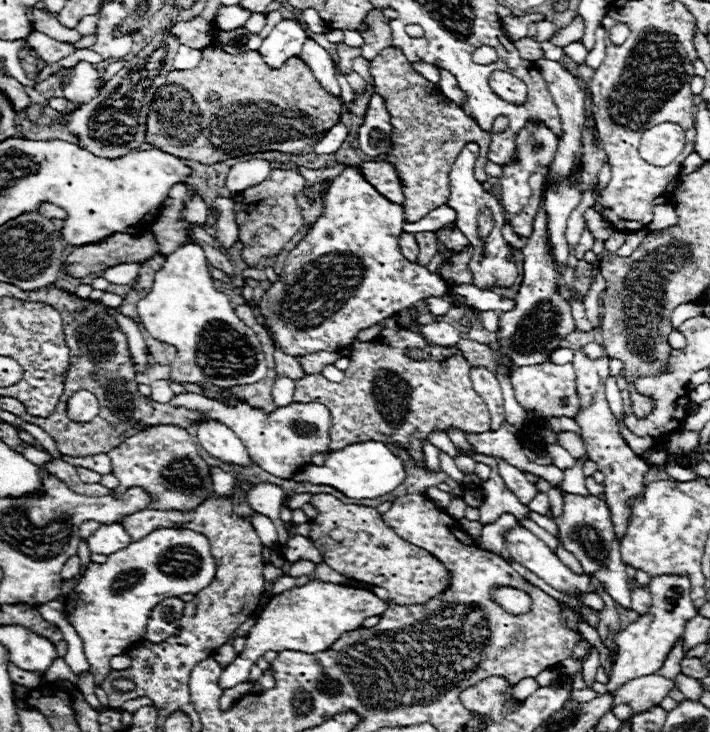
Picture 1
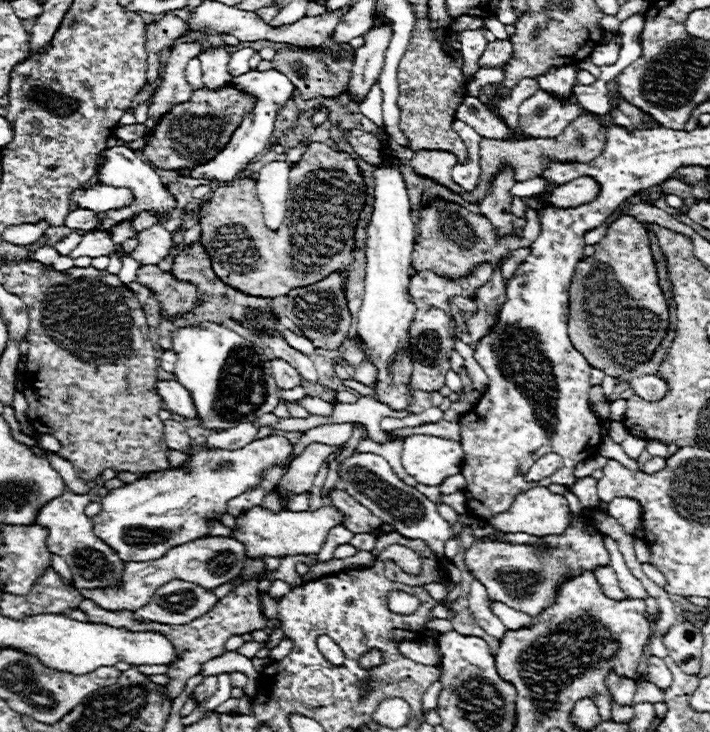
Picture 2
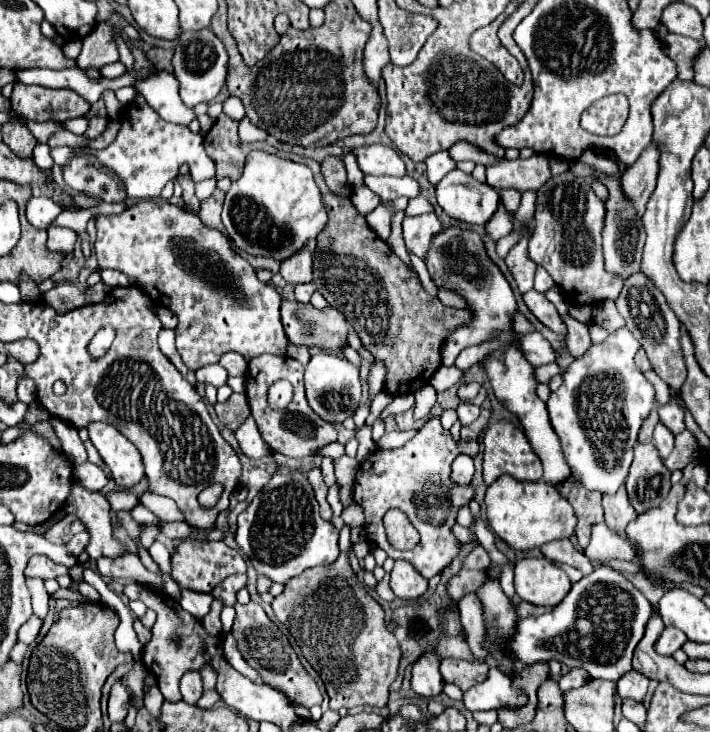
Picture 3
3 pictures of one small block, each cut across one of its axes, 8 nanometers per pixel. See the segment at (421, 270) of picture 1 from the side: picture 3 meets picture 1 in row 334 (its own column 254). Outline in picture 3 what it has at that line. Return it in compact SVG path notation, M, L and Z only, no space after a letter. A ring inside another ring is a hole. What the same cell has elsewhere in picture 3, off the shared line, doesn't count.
M142 200L118 216L98 216L96 228L98 238L94 246L98 266L124 272L130 286L148 294L152 304L170 308L178 316L176 348L190 370L216 364L218 356L230 350L240 352L246 360L260 354L286 354L288 338L280 324L282 298L278 290L272 284L260 282L254 268L230 248L228 238L218 230L206 228L196 214L188 214L166 200Z

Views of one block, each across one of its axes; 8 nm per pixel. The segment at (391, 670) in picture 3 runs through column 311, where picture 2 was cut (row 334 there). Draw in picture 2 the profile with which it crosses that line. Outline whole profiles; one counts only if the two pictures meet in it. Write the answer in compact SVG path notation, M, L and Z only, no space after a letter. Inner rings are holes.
M630 216L616 218L608 226L606 238L596 244L594 256L576 266L570 286L570 342L594 368L614 378L652 356L668 330L668 306L658 286L650 236L642 228L638 238L642 242L634 242L634 220Z

